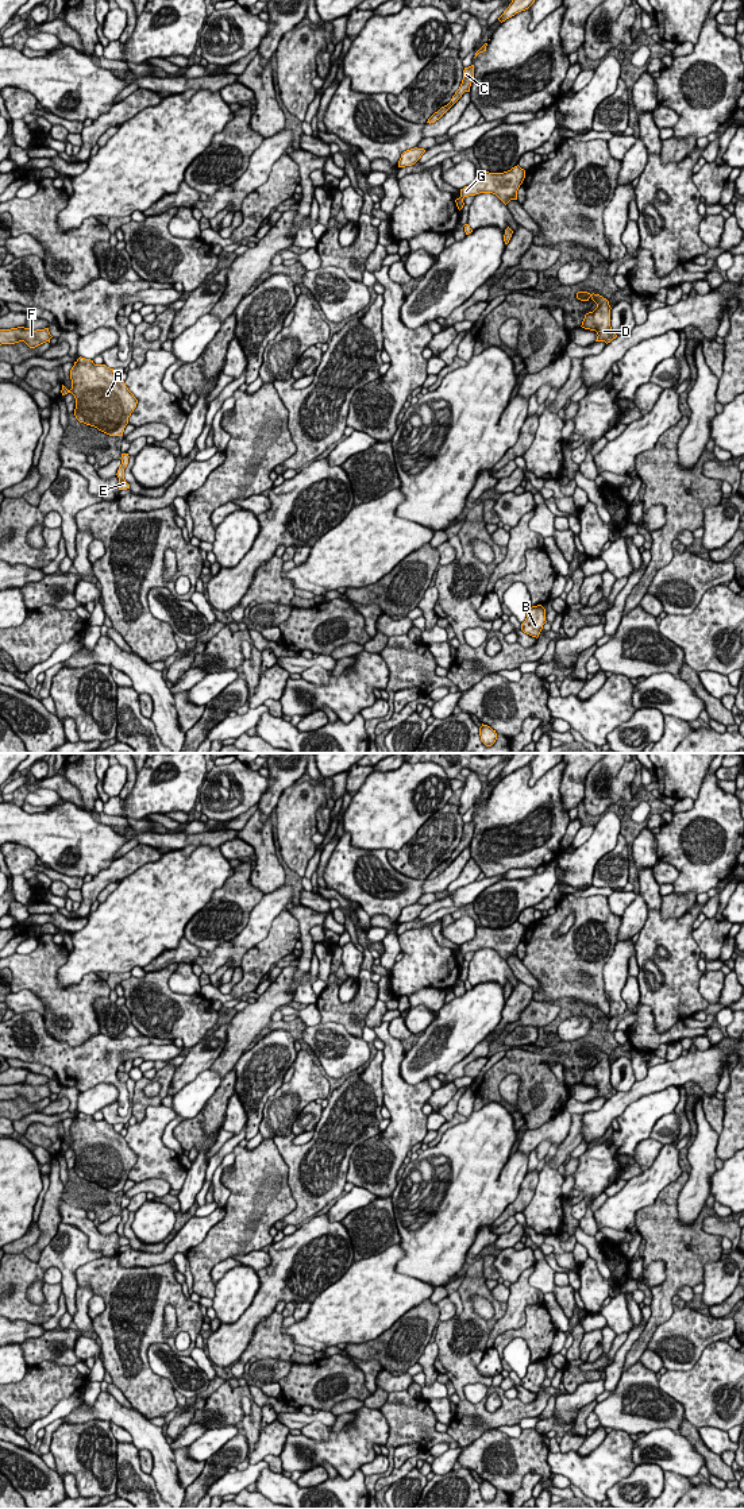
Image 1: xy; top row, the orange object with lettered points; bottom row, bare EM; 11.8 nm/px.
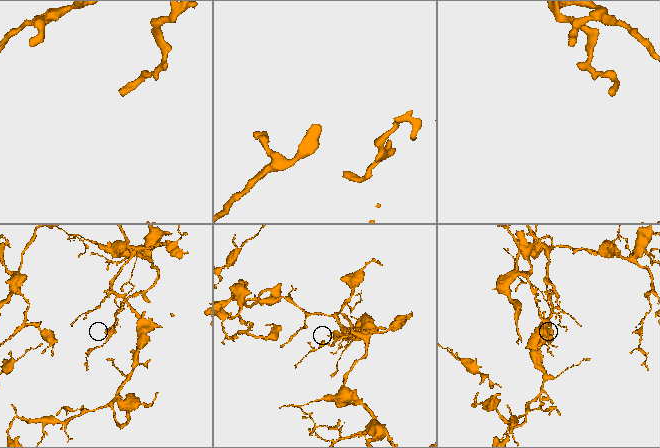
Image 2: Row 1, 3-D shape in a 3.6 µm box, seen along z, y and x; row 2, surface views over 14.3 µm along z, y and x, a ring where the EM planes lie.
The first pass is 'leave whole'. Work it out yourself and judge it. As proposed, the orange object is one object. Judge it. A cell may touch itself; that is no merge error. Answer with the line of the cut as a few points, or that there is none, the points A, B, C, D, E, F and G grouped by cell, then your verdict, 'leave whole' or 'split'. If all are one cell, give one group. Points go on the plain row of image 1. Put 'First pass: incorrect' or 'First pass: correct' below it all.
no cut; A B C D E F G; leave whole
First pass: correct

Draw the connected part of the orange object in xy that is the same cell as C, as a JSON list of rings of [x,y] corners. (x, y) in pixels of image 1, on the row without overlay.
[[[474,821],[464,823],[463,826],[463,835],[462,840],[459,842],[459,845],[455,848],[455,850],[452,852],[451,857],[442,862],[437,868],[435,868],[427,879],[435,879],[436,876],[439,876],[460,853],[464,848],[470,848],[470,842],[473,838],[473,833],[474,833]]]

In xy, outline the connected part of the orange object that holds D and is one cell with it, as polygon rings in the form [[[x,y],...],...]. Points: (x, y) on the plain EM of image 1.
[[[578,1047],[577,1054],[581,1057],[589,1057],[590,1054],[597,1060],[597,1064],[593,1068],[585,1070],[582,1077],[582,1084],[595,1087],[597,1096],[610,1099],[617,1091],[612,1087],[610,1082],[610,1061],[606,1054],[600,1050],[590,1050],[587,1047]]]

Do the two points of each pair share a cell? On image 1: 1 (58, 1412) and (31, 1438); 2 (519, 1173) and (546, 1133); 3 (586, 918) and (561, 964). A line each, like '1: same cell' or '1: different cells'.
1: same cell
2: different cells
3: same cell

